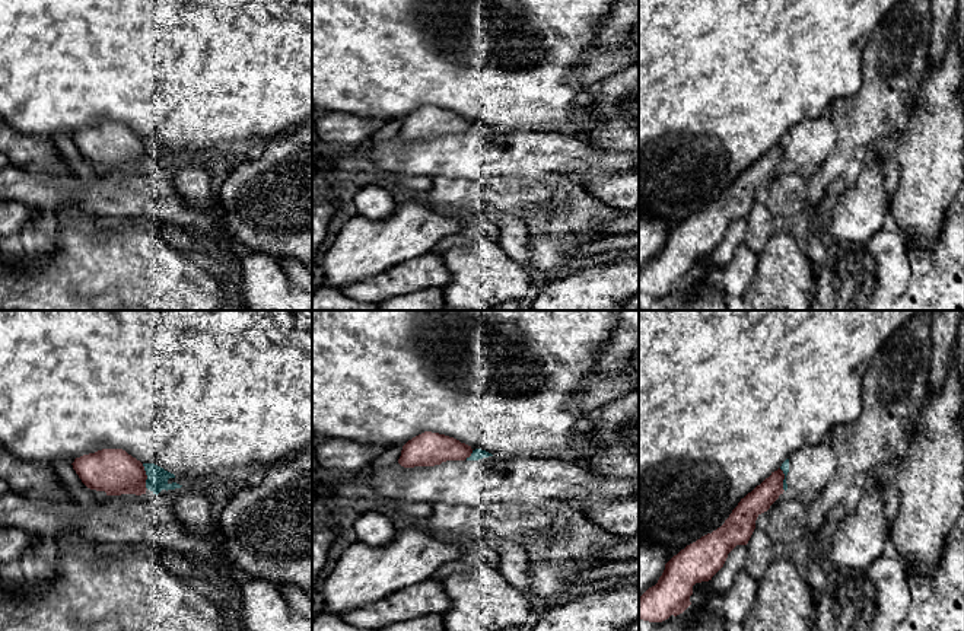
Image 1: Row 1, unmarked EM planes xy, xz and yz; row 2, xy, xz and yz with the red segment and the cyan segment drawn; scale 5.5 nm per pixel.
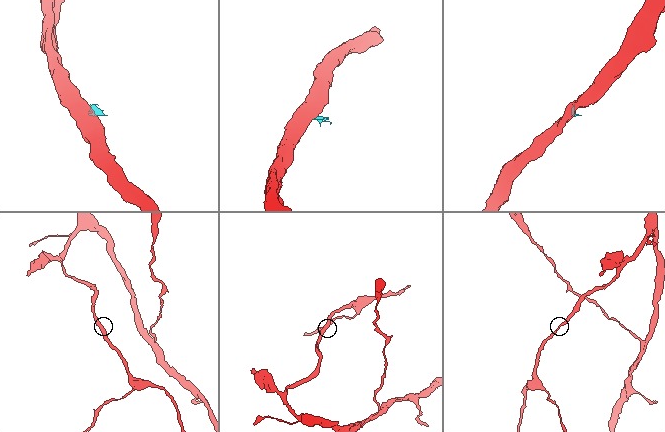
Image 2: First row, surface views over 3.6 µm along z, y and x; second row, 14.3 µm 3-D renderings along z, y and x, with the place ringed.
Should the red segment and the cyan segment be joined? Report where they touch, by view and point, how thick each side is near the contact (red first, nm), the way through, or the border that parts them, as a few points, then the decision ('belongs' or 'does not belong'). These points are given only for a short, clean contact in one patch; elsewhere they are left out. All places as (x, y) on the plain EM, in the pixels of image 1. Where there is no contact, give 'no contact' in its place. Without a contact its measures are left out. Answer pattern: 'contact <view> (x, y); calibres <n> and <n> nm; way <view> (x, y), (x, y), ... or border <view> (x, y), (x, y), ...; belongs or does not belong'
contact xy (146, 150); calibres 240 and 120 nm; does not belong

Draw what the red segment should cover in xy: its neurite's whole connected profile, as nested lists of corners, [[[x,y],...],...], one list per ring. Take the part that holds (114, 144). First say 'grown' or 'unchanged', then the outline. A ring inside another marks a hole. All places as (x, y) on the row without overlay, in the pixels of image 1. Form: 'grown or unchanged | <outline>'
unchanged | [[[102,122],[76,131],[71,137],[82,156],[106,169],[146,168],[146,144],[140,134],[123,122]]]

